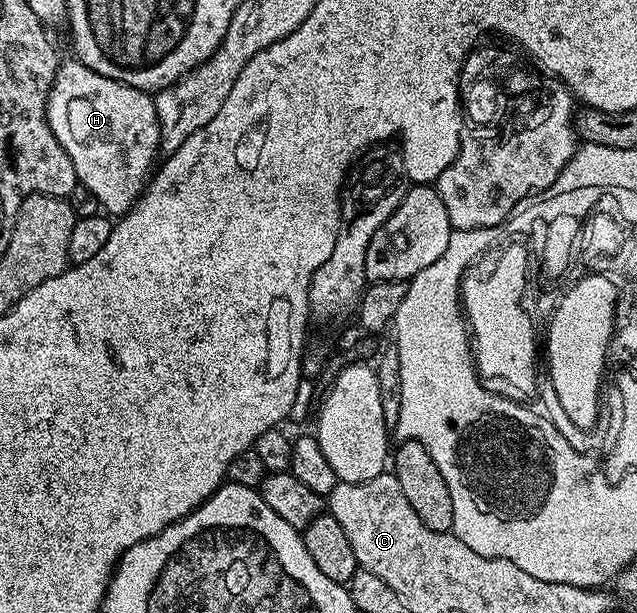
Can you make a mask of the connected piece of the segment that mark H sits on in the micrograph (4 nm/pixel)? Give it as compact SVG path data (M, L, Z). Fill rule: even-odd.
M70 57L66 63L64 60L57 68L57 76L53 79L45 106L45 119L59 145L63 145L67 157L71 157L78 184L85 186L90 196L105 206L102 207L104 214L110 217L127 214L150 182L155 167L153 158L158 158L161 145L161 130L153 100L150 92L140 91L111 77L103 77L103 73L95 73L95 69L83 65L76 57Z

